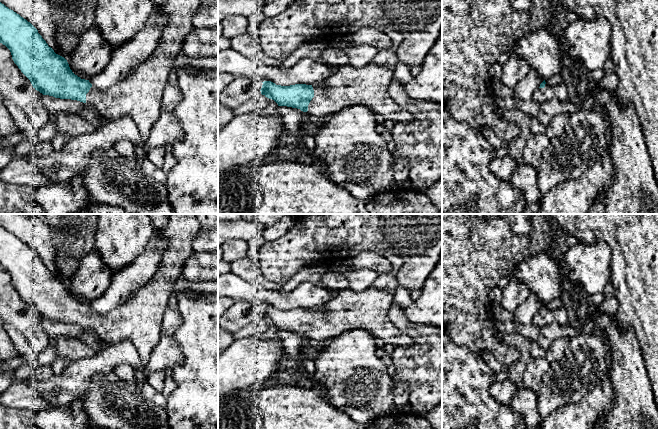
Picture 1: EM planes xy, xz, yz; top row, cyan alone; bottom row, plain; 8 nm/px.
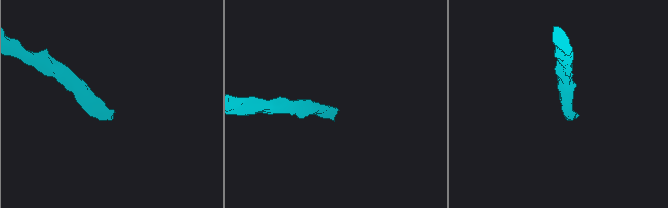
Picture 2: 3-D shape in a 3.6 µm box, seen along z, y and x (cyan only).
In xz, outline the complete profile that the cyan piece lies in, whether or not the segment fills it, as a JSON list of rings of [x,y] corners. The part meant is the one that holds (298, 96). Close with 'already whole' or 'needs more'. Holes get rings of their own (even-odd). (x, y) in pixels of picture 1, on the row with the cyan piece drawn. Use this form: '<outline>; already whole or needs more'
[[[374,62],[355,68],[350,65],[339,69],[325,80],[325,86],[295,84],[290,86],[276,85],[271,81],[262,82],[261,94],[274,100],[278,106],[300,109],[314,116],[331,116],[346,107],[362,105],[369,107],[385,120],[397,122],[411,122],[413,115],[402,106],[394,102],[388,88],[393,80],[393,70]]]; needs more

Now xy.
[[[167,0],[158,5],[158,12],[167,17],[158,44],[151,55],[133,69],[125,80],[108,89],[99,90],[89,80],[81,79],[69,67],[67,60],[56,54],[38,33],[38,30],[26,19],[0,2],[0,43],[11,52],[14,63],[30,80],[33,88],[43,95],[60,99],[77,100],[94,106],[103,121],[113,121],[121,117],[129,117],[138,127],[140,144],[135,145],[135,153],[139,158],[147,155],[144,143],[151,128],[161,113],[162,98],[167,86],[169,74],[173,70],[174,60],[181,55],[186,36],[193,27],[193,17],[200,5],[200,0]]]; needs more

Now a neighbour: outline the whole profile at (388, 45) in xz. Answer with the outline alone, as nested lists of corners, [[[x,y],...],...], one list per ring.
[[[363,28],[353,34],[347,35],[345,38],[351,46],[369,45],[378,49],[378,51],[394,51],[396,47],[392,44],[392,40],[388,33],[377,30],[376,28]]]

